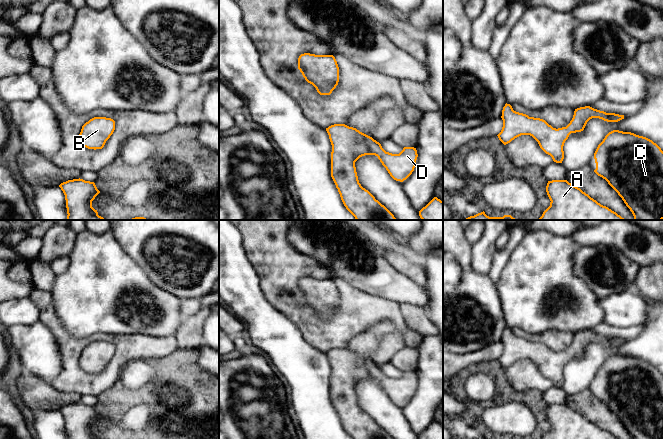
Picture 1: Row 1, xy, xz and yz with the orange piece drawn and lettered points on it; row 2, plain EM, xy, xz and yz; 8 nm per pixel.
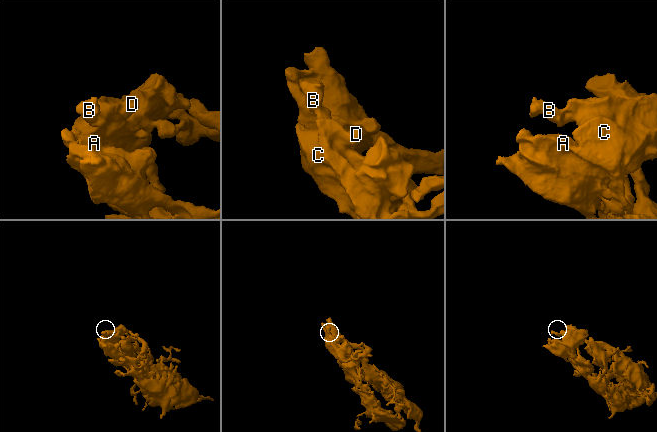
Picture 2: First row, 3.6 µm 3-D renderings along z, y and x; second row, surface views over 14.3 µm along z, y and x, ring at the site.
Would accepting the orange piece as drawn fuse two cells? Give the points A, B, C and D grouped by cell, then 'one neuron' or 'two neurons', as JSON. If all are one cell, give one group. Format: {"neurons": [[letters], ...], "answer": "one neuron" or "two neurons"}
{"neurons": [["A", "B", "C", "D"]], "answer": "one neuron"}

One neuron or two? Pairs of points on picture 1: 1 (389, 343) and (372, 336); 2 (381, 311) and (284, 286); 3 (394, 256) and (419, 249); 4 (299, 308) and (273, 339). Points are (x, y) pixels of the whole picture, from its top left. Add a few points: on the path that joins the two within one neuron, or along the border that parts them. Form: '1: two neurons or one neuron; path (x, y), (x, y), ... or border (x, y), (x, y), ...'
1: two neurons; border (389, 319), (396, 331), (380, 337), (375, 362)
2: one neuron; path (357, 310), (340, 310), (316, 286), (308, 286)
3: two neurons; border (409, 255), (420, 261)
4: two neurons; border (272, 304), (298, 326), (304, 338)

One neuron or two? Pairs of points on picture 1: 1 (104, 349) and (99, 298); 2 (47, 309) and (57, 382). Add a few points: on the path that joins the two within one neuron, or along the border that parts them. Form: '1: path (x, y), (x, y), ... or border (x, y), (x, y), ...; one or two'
1: border (125, 333), (94, 333), (79, 338); two
2: path (56, 327), (68, 344), (68, 364); one

